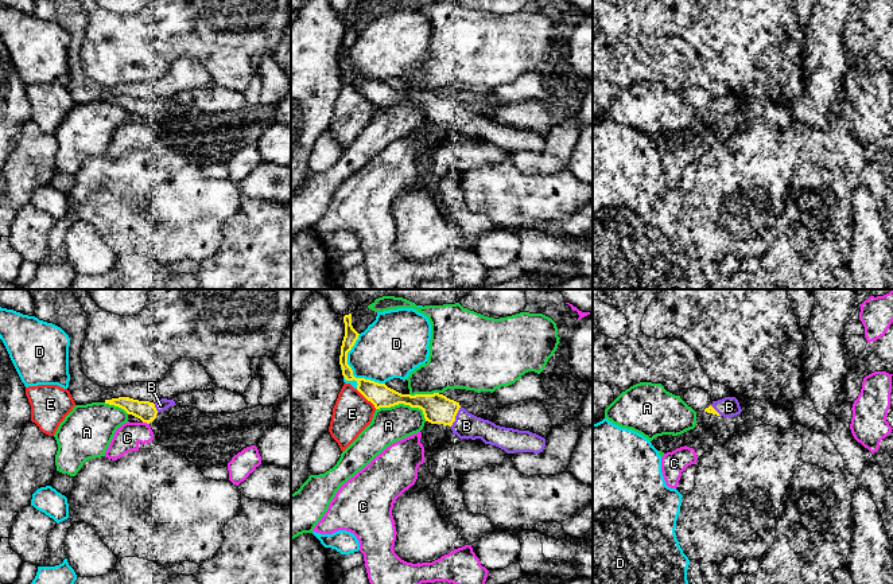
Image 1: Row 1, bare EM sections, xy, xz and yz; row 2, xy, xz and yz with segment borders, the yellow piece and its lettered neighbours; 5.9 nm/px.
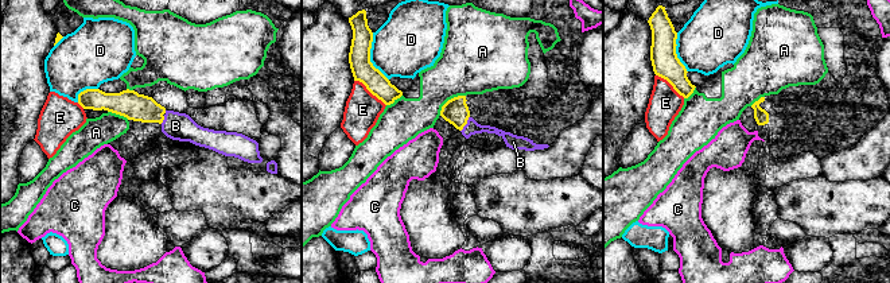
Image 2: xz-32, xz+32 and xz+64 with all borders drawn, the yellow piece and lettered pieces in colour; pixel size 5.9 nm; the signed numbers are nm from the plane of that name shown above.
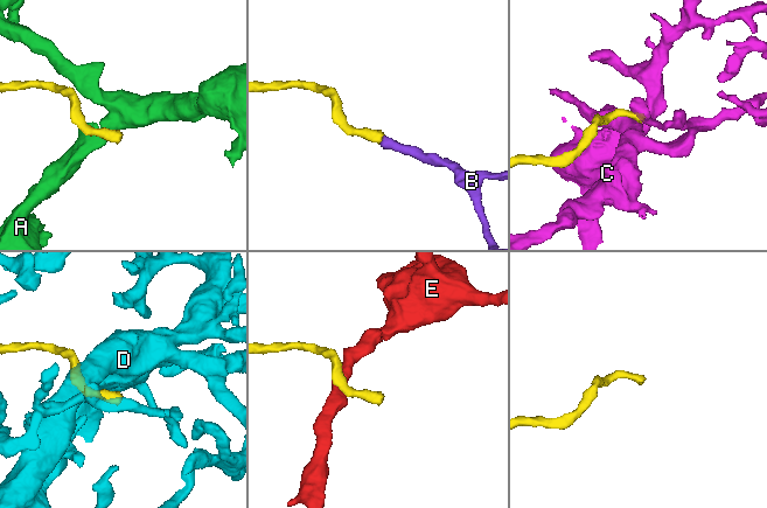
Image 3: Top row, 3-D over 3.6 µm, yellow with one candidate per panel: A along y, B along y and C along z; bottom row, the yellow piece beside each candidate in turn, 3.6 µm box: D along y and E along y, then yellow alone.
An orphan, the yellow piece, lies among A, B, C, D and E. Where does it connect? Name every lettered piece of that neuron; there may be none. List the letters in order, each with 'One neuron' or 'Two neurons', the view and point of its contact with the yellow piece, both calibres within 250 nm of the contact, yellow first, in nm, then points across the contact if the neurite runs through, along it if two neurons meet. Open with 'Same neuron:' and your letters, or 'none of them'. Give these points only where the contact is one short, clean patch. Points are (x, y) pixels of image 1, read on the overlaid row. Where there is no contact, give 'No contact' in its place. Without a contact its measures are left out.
Same neuron: B
A: Two neurons. Touches yellow at xz (404, 404). Thickness 180 nm (yellow) against 220 nm
B: One neuron. Touches yellow at xz (454, 417). Thickness 180 nm (yellow) against 160 nm
C: Two neurons. Touches yellow at xy (146, 421). Thickness 120 nm (yellow) against 160 nm
D: Two neurons. Touches yellow at xz (352, 370). Thickness 140 nm (yellow) against 360 nm
E: Two neurons. Touches yellow at xz (367, 398). Thickness 140 nm (yellow) against 240 nm. Boundary: xz (356, 389), (376, 408)

